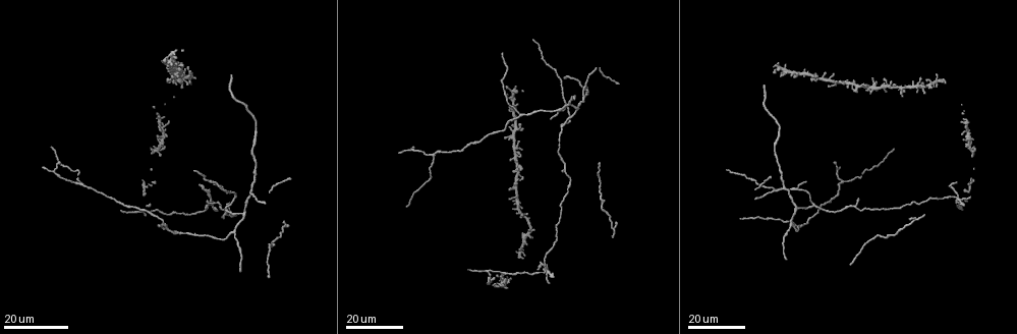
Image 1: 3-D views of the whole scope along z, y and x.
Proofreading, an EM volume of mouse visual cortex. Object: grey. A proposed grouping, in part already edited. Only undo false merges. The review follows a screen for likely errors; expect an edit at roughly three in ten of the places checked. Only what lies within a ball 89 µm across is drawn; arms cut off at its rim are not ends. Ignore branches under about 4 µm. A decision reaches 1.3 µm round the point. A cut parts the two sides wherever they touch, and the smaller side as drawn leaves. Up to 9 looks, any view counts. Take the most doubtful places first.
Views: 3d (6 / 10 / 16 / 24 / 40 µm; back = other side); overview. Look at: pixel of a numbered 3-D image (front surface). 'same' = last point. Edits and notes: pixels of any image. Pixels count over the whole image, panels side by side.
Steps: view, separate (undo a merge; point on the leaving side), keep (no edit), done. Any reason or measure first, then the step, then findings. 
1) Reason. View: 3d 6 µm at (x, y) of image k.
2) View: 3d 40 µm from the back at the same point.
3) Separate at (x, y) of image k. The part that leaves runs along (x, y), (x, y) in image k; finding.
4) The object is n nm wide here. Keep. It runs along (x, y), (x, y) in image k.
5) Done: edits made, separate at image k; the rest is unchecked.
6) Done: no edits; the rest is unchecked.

Thin arm on a thick one. View: 3d 16 µm at (516, 149) of image 1.

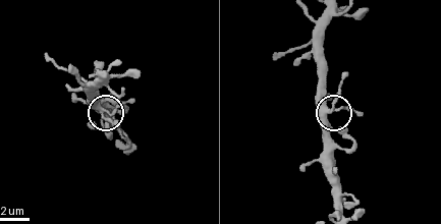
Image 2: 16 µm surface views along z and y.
View: 3d 6 µm at (100, 108) of image 2.

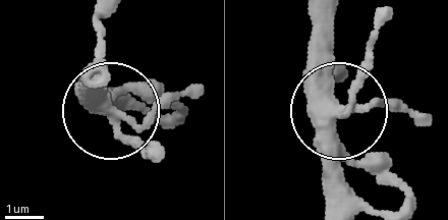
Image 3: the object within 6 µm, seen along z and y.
5 arms meet here. Keep. Continuous, no second neuron.

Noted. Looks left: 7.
Branch point. View: 3d 16 µm at (783, 187) of image 1.

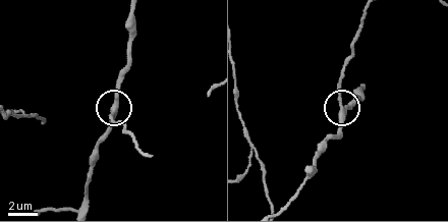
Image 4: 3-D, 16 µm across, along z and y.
Zoom in. View: 3d 6 µm at (343, 111) of image 4.

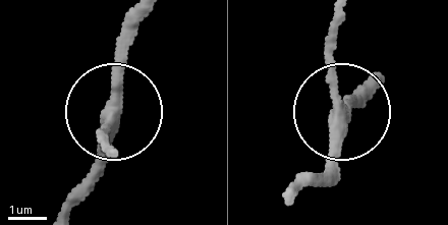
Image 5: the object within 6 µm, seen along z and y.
The object is 320 nm wide here. Keep. It runs along (298, 191), (328, 162), (337, 104), (328, 29) in image 5; all the same neuron.

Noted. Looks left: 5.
Branch point. View: 3d 16 µm at (794, 188) of image 1.

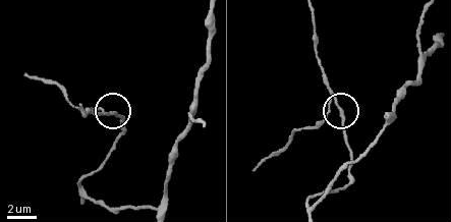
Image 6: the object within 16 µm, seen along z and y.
Closer look. View: 3d 6 µm at (328, 106) of image 6.

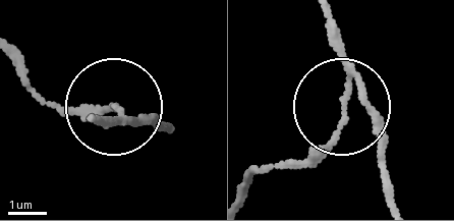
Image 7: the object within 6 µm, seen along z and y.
The object is 140 nm wide here. Separate at (111, 109) of image 7. Two neurons meet here.

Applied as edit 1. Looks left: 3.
Looks like a crossing. View: 3d 24 µm at (958, 199) of image 1.

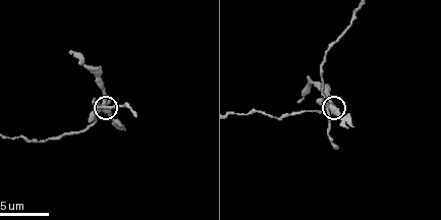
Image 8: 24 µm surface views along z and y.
View: 3d 6 µm at (101, 109) of image 8.

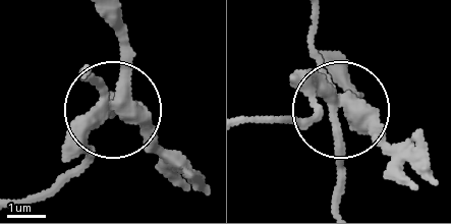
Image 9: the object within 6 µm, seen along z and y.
5 arms meet here. Separate at (151, 142) of image 9. The part that leaves runs along (114, 102), (120, 17) in image 9; two neurons meet here.

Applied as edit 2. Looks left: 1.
Done: edits made, separate at image 7, separate at image 9; the rest is unchecked.

